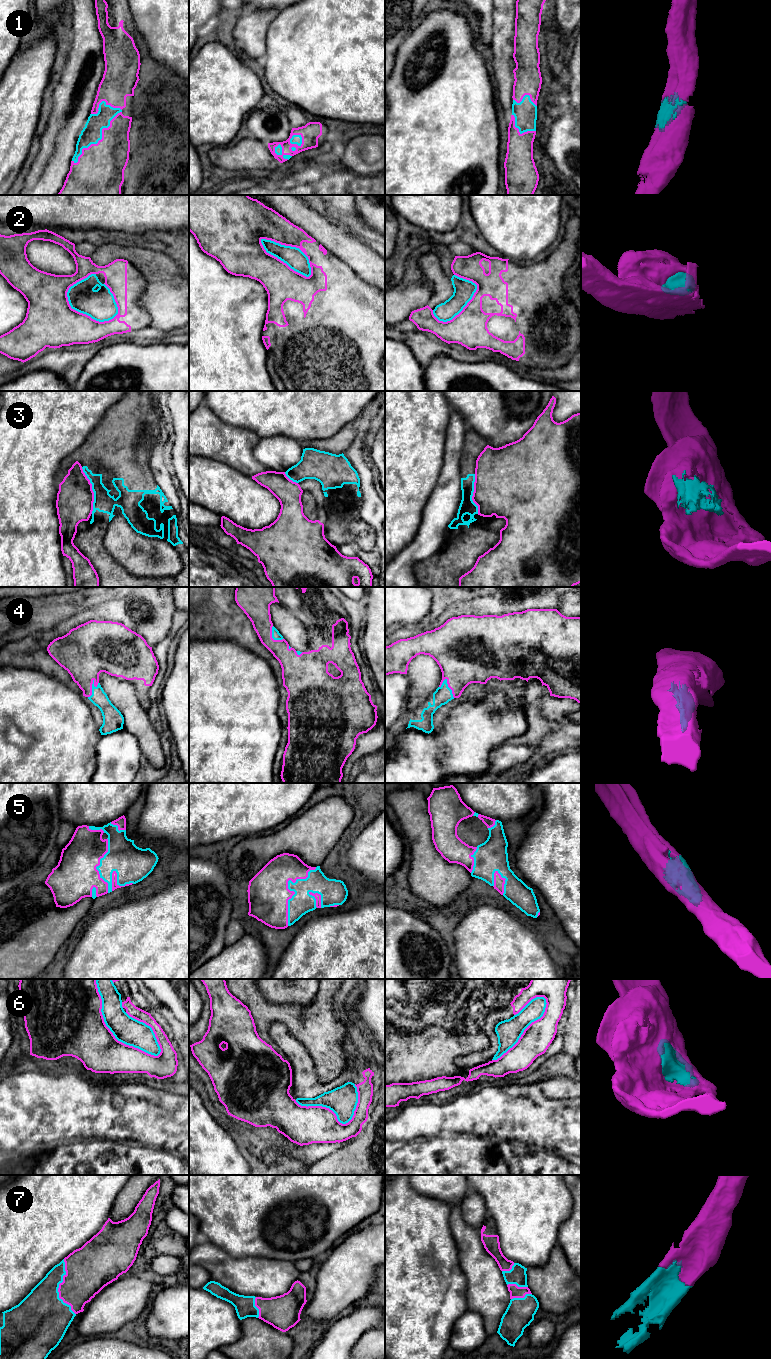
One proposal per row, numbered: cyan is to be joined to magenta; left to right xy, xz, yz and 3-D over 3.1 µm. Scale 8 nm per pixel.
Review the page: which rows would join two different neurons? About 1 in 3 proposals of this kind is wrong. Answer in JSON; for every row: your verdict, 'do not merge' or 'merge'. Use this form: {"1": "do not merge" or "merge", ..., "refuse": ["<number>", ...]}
{"1": "merge", "2": "do not merge", "3": "do not merge", "4": "merge", "5": "merge", "6": "do not merge", "7": "merge", "refuse": ["2", "3", "6"]}

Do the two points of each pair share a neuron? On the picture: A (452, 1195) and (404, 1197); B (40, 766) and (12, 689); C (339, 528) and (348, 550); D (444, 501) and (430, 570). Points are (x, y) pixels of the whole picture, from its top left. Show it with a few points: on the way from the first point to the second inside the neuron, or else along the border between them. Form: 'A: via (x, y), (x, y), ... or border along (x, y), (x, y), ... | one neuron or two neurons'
A: border along (411, 1185), (419, 1193), (438, 1198), (449, 1205) | two neurons
B: via (40, 747), (40, 717), (31, 708) | one neuron
C: border along (353, 544), (339, 544), (336, 547) | two neurons
D: border along (439, 550), (419, 561), (414, 569) | two neurons

